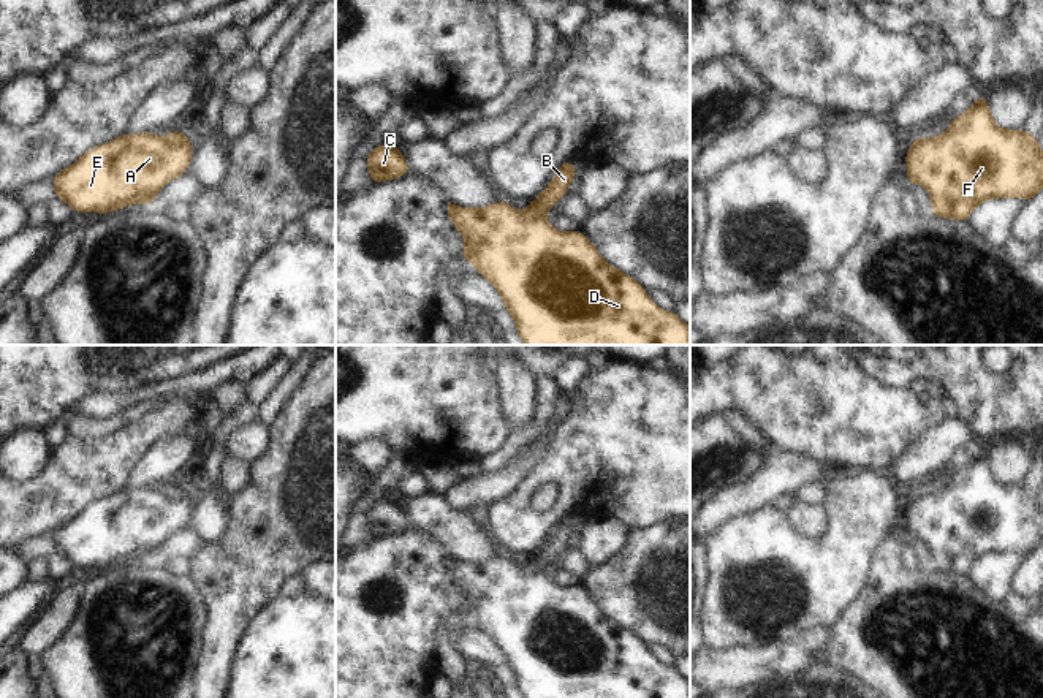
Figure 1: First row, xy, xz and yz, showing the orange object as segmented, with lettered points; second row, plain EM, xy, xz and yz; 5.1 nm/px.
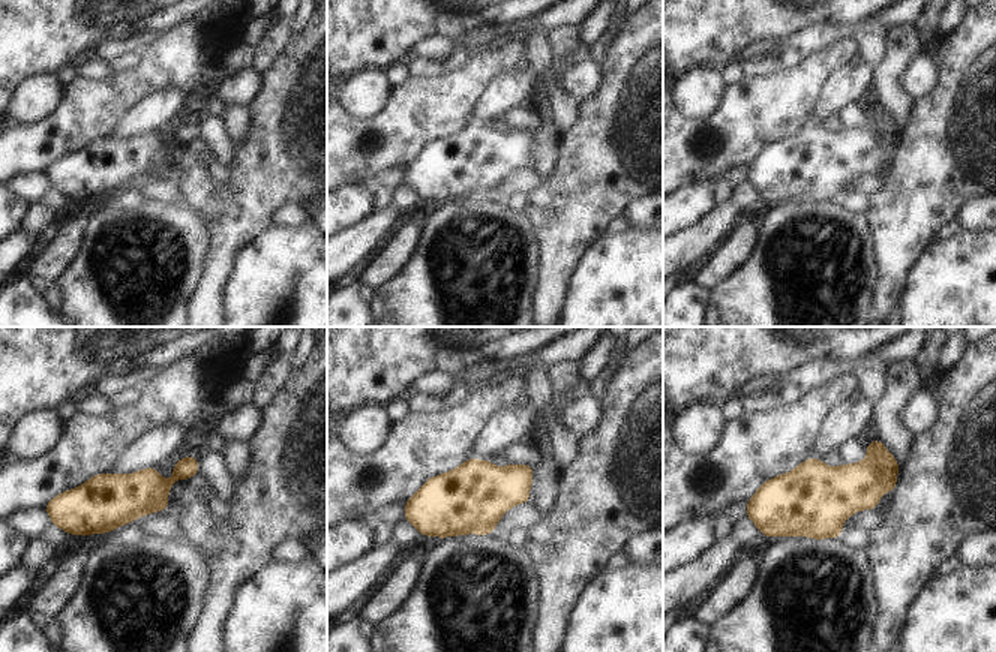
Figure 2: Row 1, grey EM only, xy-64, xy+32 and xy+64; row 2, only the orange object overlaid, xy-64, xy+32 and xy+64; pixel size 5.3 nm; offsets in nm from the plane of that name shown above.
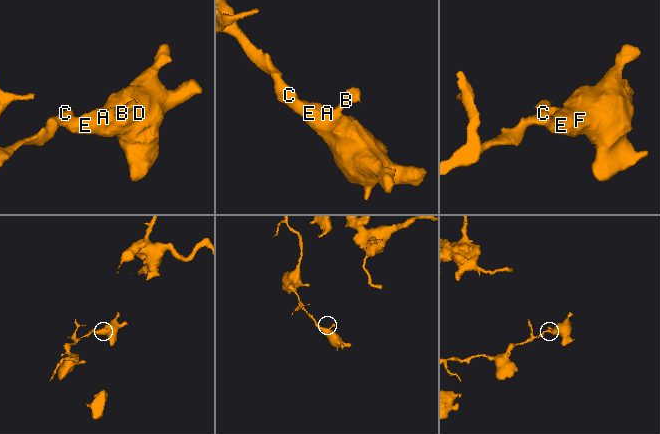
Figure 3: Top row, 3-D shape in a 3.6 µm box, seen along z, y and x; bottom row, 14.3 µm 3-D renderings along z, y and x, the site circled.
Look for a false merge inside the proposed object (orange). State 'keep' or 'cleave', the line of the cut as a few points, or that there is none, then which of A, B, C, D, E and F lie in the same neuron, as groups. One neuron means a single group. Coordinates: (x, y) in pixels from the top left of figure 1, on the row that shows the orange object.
cleave; cut in xy along (189, 140), (179, 143), (163, 141); A C D E F / B

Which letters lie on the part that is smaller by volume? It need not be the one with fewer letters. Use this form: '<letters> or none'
B.

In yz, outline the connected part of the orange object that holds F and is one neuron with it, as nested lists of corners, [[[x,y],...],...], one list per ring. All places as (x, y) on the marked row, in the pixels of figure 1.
[[[977,95],[973,108],[956,116],[945,133],[912,146],[904,160],[908,166],[907,184],[921,184],[929,192],[931,212],[940,218],[965,222],[986,199],[1018,196],[1027,203],[1043,187],[1038,138],[1022,128],[999,128],[984,95]]]

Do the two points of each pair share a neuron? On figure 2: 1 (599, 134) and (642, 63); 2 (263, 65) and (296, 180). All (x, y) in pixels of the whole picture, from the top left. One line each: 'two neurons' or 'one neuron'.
1: one neuron
2: two neurons

